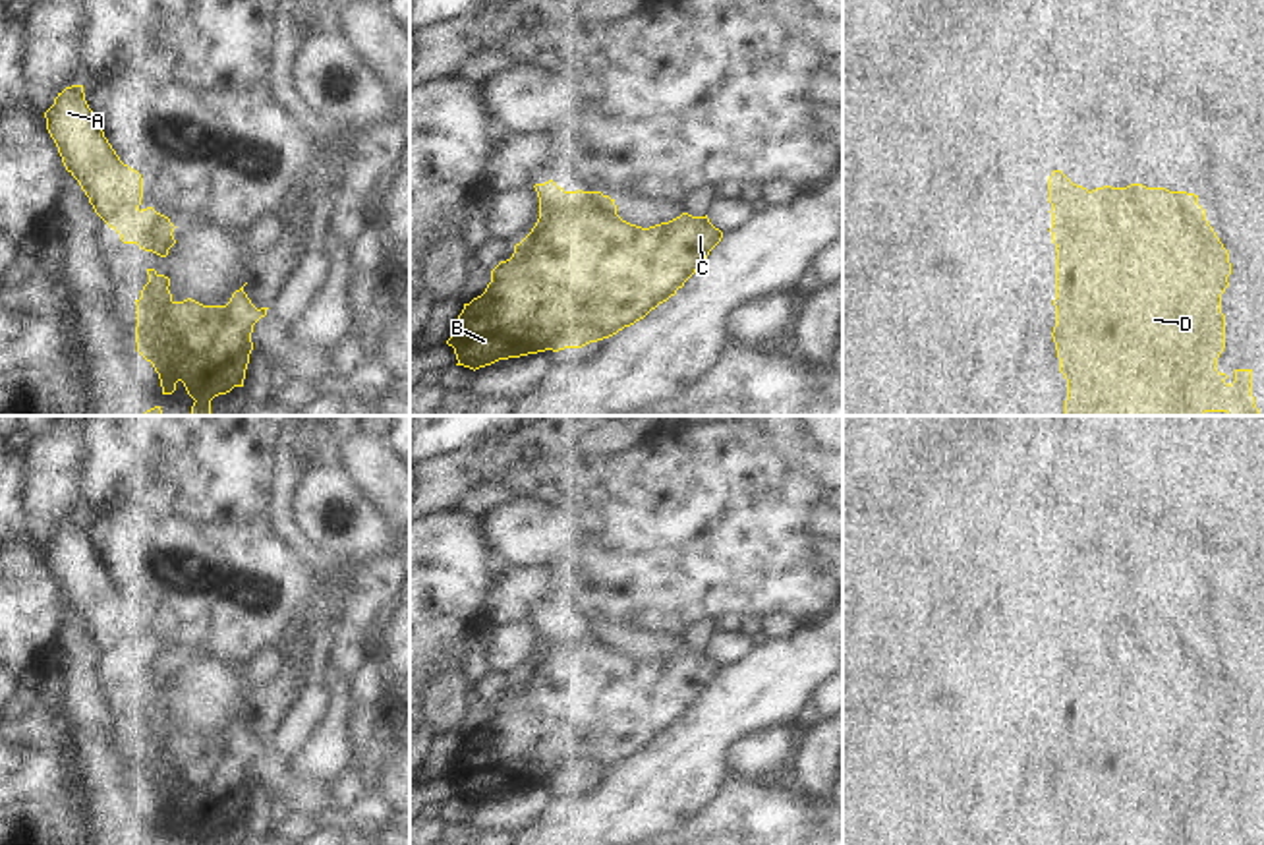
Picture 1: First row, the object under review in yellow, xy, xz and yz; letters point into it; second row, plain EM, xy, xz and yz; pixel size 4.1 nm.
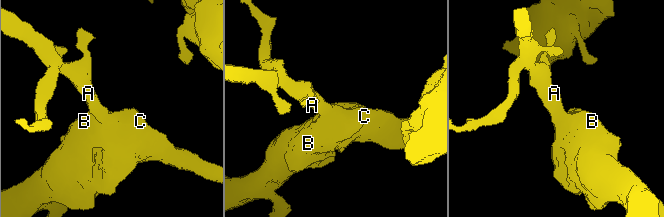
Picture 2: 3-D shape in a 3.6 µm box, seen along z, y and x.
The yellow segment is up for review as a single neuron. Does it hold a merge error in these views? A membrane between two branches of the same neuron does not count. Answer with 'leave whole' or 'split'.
leave whole

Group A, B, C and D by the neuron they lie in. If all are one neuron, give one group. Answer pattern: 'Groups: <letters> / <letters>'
Groups: A B C D.

